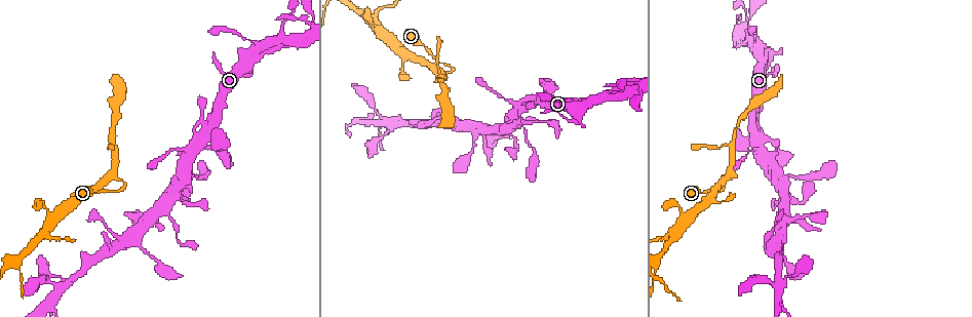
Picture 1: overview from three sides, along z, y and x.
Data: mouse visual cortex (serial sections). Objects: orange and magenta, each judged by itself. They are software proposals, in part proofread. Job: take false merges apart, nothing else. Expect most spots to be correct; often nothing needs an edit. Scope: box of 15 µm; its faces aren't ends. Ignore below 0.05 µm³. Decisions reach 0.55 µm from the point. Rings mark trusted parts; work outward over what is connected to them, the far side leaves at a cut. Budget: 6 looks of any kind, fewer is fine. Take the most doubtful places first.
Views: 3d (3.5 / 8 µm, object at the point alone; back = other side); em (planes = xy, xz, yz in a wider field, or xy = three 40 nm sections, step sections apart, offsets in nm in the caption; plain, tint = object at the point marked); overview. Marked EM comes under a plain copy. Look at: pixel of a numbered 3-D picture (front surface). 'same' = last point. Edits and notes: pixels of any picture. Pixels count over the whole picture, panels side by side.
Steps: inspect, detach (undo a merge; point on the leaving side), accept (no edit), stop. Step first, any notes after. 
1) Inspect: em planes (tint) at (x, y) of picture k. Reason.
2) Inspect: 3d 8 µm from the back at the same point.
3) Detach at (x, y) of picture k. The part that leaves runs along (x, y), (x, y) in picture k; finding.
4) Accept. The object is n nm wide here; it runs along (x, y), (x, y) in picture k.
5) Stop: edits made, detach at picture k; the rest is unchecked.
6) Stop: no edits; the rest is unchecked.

Inspect: 3d 8 µm at (728, 174) of picture 1.

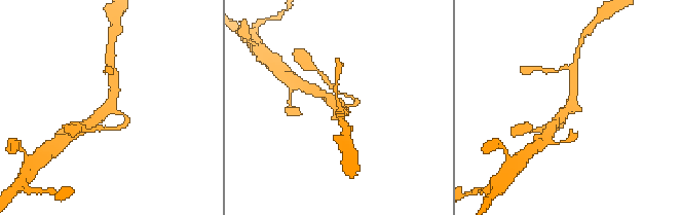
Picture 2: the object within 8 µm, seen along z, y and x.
Inspect: 3d 3.5 µm at (342, 104) of picture 2.

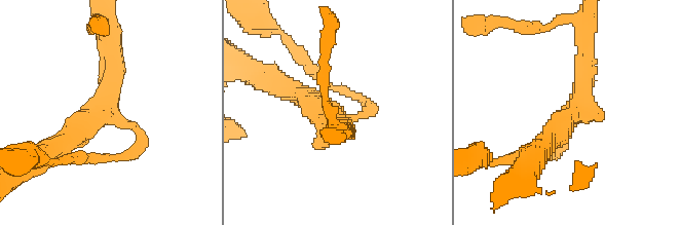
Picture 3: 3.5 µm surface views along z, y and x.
Inspect: em xy step 3 (tint) at (338, 116) of picture 3.

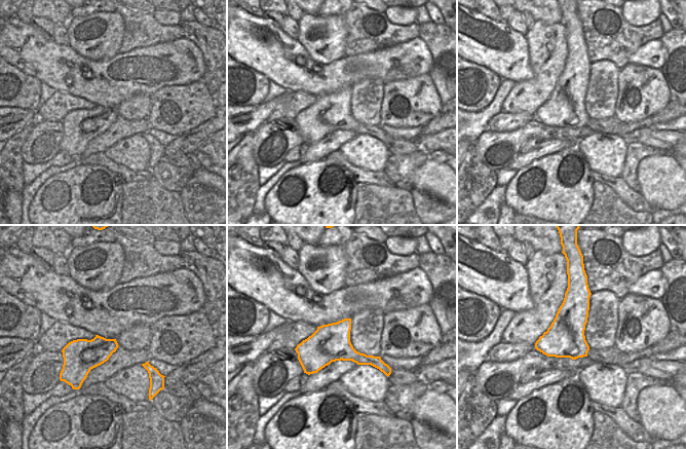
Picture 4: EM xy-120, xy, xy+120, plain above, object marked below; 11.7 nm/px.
Accept. It runs along (127, 156), (58, 147) in picture 3; continuous, no second cell.

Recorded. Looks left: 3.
Inspect: 3d 3.5 µm at (620, 90) of picture 1. Thin neck.

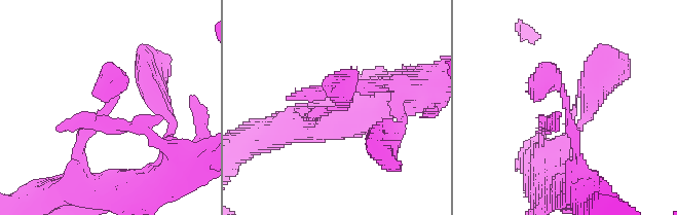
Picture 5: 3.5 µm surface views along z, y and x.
Inspect: em xy step 2 (tint) at (568, 110) of picture 5.

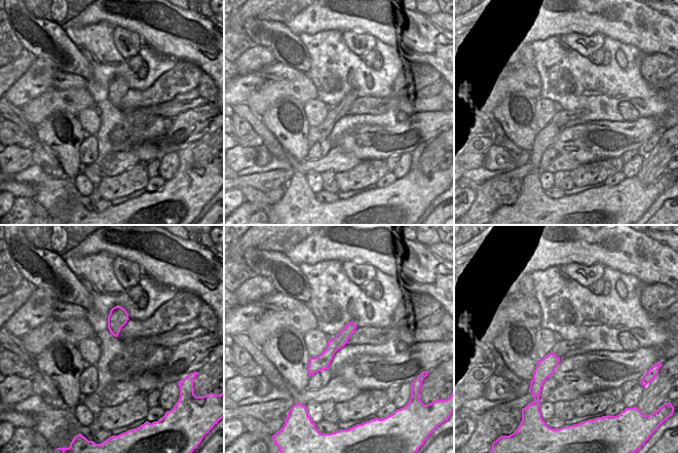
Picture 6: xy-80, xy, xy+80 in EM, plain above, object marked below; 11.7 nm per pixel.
Accept. It runs along (351, 325), (310, 372) in picture 6; continuous, no second cell.

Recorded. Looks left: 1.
Stop: no edits; the rest is unchecked.

